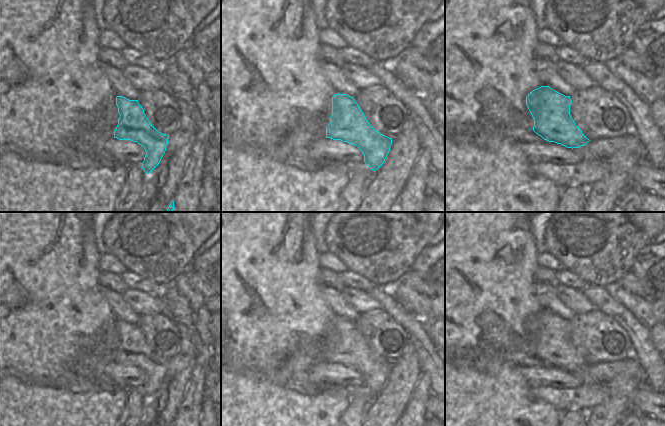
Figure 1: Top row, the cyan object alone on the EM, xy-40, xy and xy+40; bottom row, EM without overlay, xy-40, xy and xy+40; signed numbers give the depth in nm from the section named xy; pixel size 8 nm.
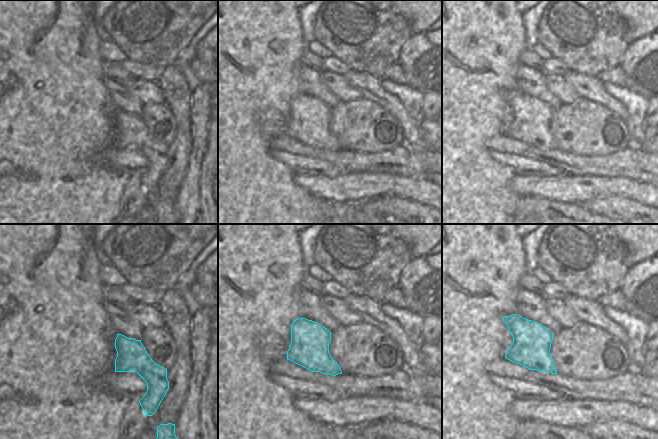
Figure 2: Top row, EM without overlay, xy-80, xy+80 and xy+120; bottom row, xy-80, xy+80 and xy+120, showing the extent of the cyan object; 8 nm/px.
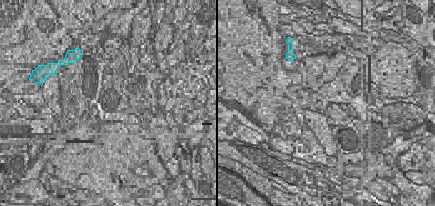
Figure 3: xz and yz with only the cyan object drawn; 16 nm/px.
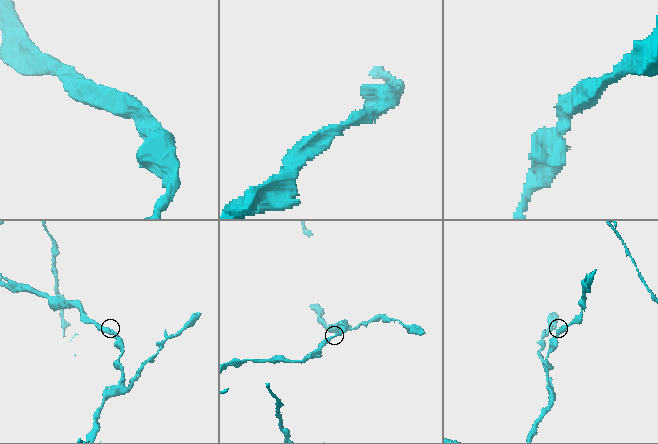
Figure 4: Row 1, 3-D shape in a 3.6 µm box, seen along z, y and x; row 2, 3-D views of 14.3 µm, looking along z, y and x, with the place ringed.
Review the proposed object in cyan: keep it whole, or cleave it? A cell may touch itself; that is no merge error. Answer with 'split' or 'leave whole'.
leave whole

